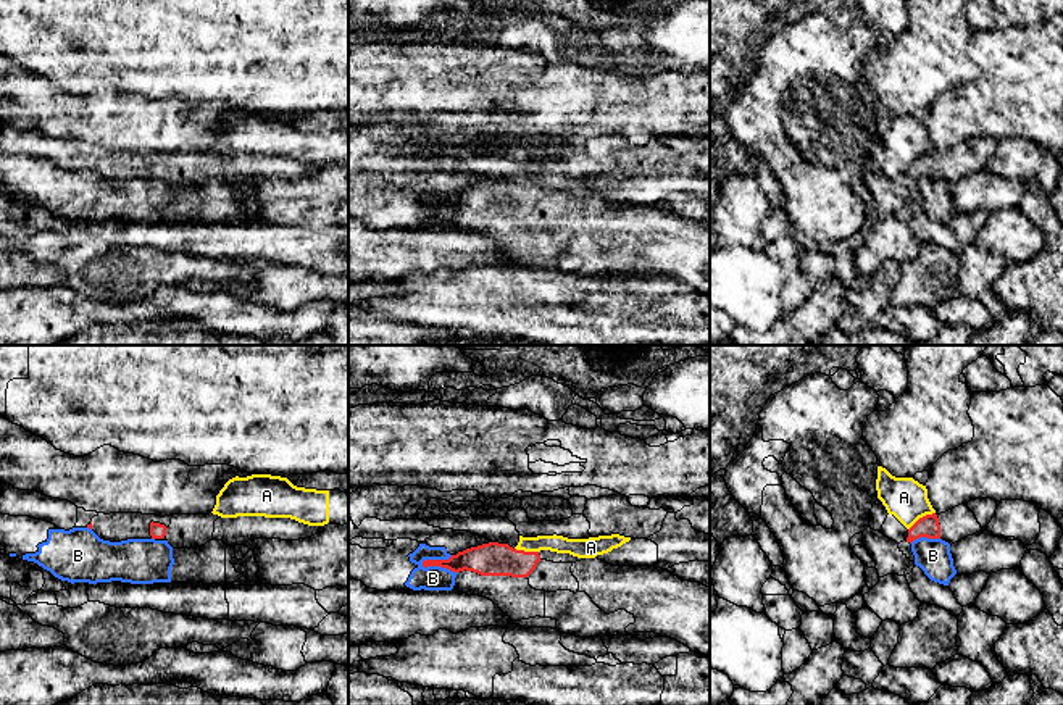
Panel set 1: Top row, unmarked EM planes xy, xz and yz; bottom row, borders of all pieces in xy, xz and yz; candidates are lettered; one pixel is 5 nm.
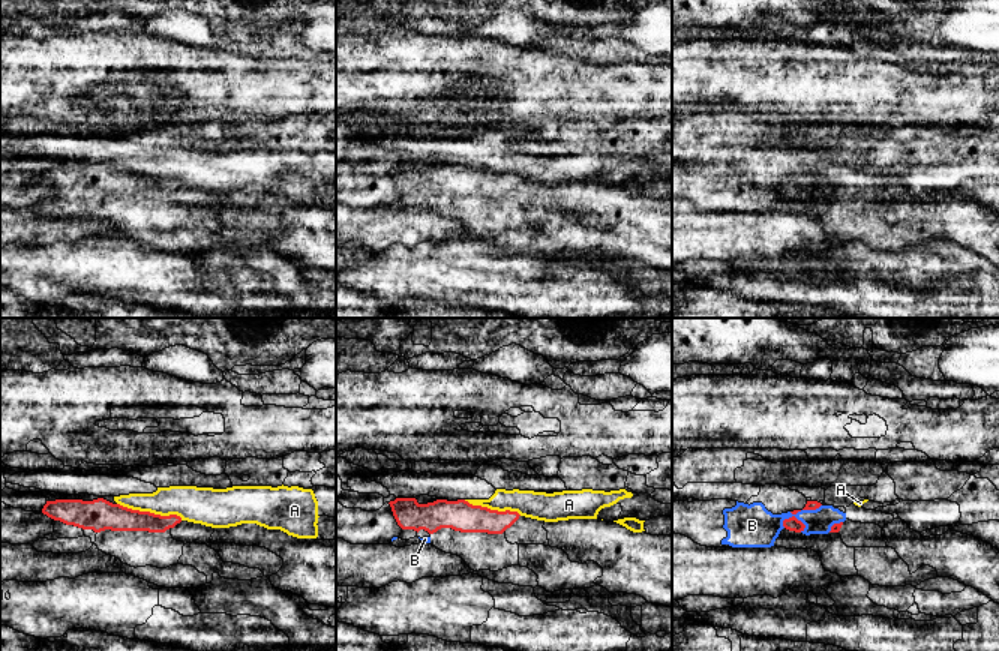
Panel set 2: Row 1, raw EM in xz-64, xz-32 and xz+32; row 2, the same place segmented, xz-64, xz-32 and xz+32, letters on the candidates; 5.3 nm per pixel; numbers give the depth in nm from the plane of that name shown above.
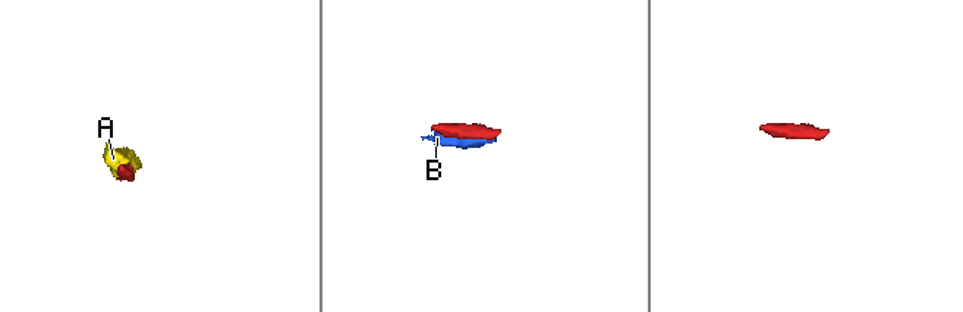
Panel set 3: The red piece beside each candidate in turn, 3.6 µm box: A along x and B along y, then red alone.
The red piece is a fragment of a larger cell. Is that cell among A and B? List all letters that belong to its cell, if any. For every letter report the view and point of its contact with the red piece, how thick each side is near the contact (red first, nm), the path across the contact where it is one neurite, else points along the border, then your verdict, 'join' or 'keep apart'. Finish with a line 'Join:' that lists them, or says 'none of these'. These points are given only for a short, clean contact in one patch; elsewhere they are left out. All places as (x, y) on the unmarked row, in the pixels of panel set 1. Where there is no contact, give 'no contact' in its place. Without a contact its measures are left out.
A: yz (923, 155) | 110/200 nm | along yz (934, 150), (921, 155), (908, 168) | keep apart
B: xz (439, 204) | 160/130 nm | keep apart
Join: none of these

